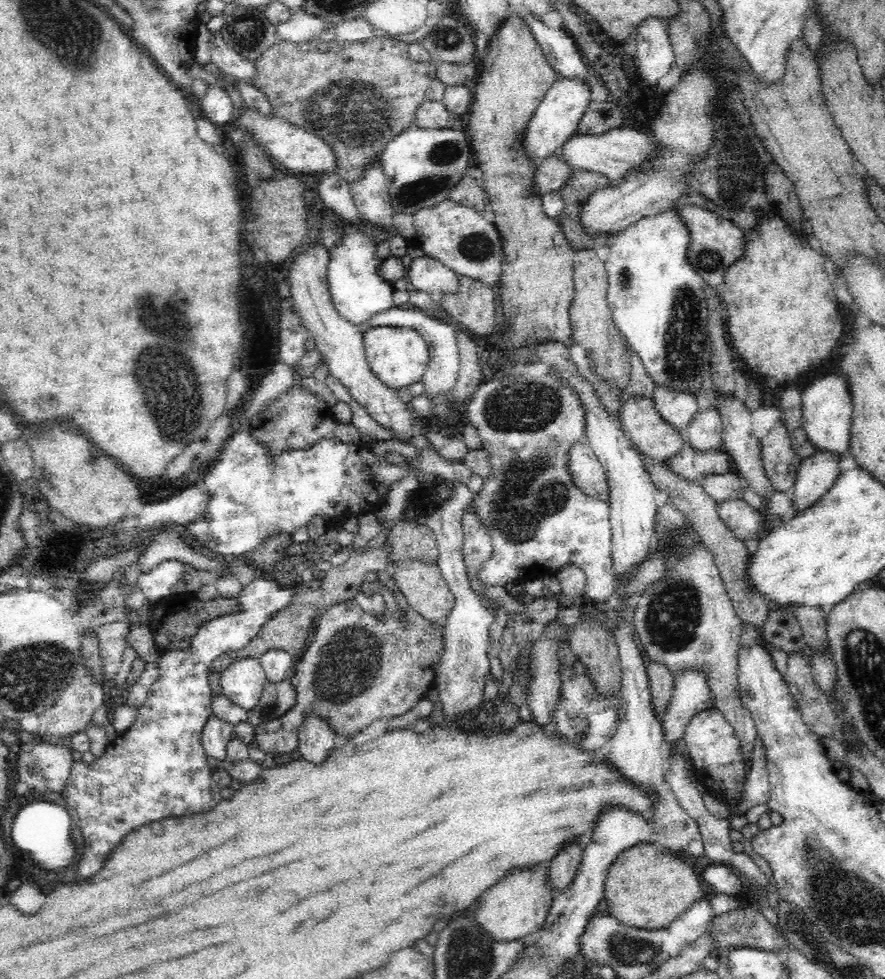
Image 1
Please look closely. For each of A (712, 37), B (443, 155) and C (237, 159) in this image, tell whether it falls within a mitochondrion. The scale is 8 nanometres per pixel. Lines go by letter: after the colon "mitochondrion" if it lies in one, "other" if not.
A: other
B: mitochondrion
C: other

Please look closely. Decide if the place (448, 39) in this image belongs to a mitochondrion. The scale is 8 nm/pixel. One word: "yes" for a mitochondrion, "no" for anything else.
yes

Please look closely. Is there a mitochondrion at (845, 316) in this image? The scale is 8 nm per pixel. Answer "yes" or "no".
no

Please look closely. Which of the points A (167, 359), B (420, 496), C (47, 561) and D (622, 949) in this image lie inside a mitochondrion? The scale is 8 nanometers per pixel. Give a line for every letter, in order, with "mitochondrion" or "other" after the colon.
A: mitochondrion
B: other
C: other
D: mitochondrion

